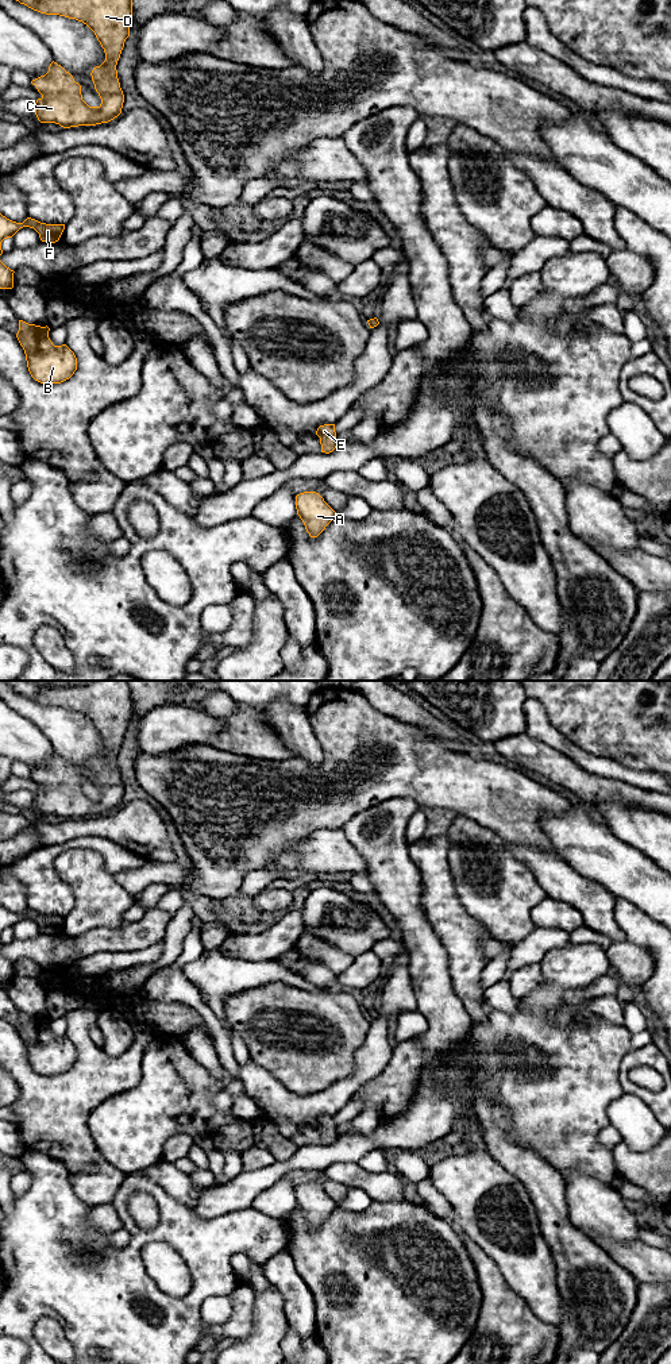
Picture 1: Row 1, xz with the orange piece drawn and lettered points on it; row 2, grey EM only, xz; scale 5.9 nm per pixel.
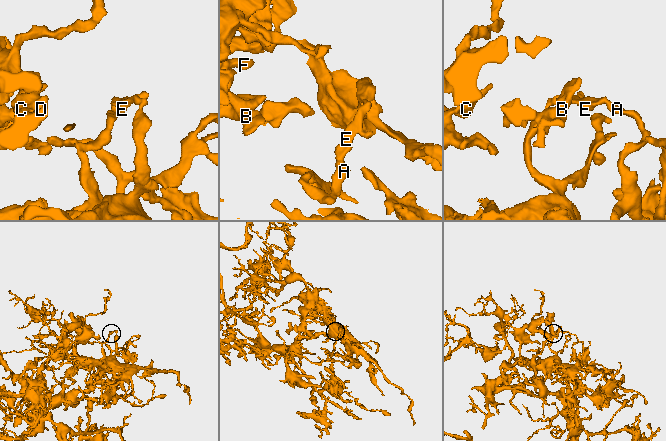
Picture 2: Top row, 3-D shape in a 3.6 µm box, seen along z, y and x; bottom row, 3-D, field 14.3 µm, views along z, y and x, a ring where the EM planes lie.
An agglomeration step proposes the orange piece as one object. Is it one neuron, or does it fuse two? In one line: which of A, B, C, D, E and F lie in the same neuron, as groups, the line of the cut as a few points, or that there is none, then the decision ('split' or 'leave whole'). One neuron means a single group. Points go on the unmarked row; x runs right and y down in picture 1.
A B C D E F; no cut; leave whole

